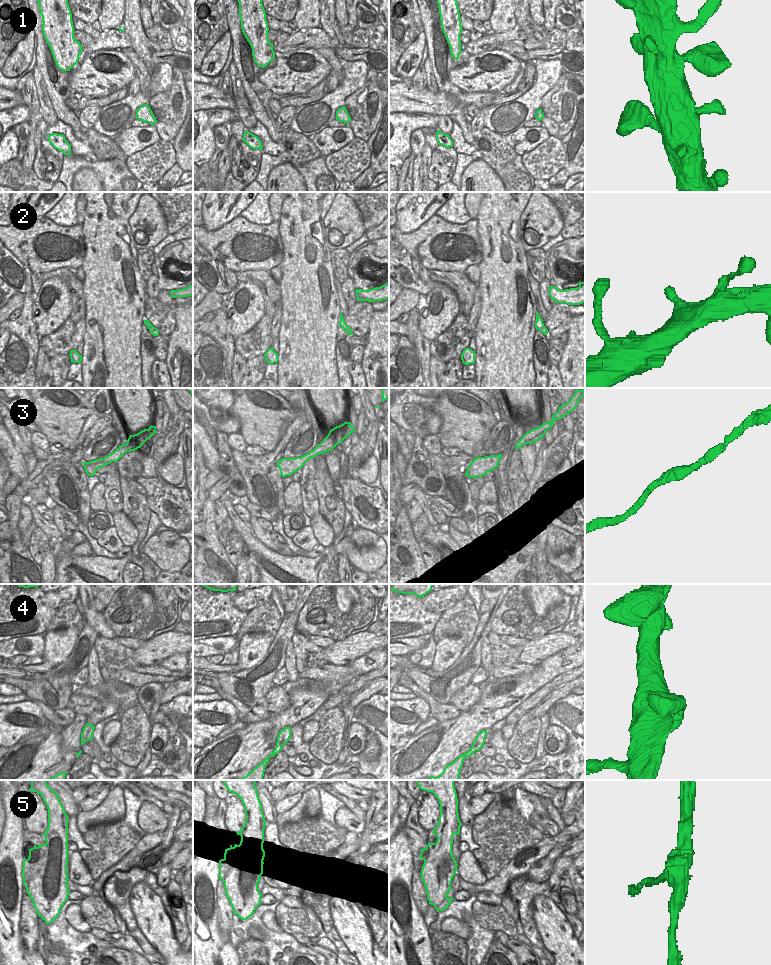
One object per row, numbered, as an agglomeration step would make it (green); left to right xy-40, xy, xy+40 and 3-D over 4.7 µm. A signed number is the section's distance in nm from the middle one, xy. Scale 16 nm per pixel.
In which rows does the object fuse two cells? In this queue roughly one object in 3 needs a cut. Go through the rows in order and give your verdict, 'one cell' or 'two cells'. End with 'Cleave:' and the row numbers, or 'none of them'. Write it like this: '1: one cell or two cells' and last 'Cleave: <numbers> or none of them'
1: one cell
2: one cell
3: one cell
4: one cell
5: two cells
Cleave: 5

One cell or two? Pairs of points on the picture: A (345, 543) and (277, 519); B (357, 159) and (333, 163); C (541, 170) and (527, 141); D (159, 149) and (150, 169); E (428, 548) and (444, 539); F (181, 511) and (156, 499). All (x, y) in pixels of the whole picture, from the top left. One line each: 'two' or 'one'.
A: two
B: one
C: two
D: one
E: two
F: one

